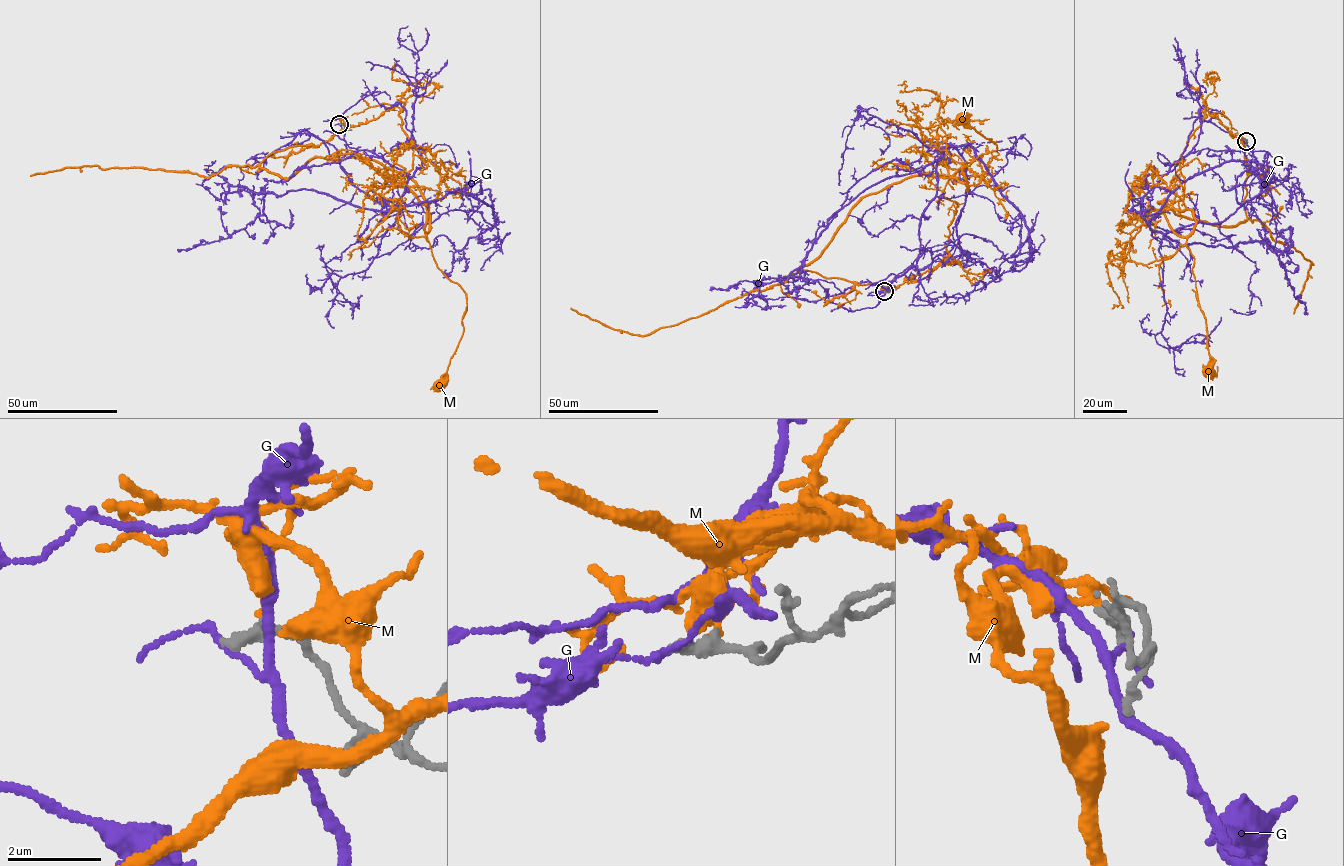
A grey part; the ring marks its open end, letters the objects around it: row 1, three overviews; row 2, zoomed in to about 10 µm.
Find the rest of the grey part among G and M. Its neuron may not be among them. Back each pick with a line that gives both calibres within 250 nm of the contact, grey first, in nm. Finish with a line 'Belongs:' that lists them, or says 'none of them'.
Belongs: none of them

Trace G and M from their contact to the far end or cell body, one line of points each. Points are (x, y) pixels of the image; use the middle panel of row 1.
G: (884, 292), (916, 265), (948, 146), (973, 149), (1031, 256), (1011, 262), (968, 234), (900, 247)
M: (886, 291), (802, 268), (861, 199), (965, 161), (963, 172), (997, 149), (963, 118)

